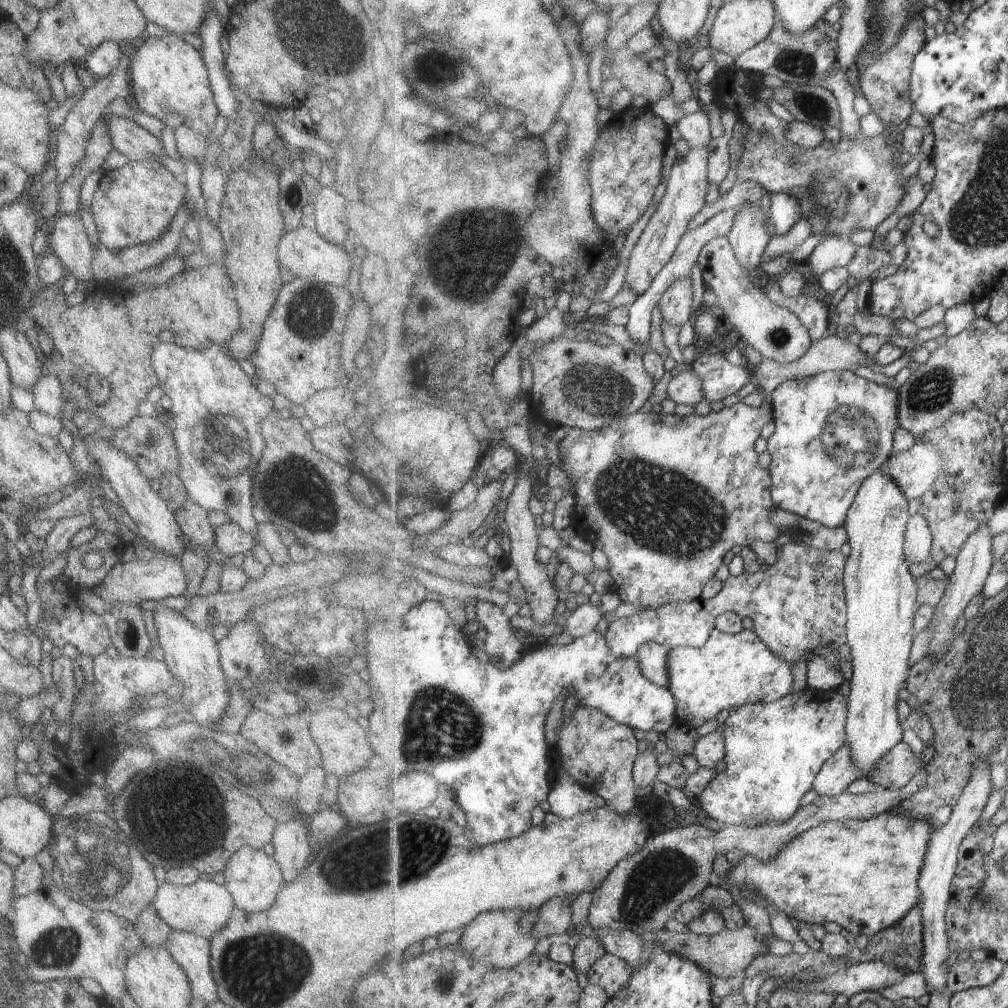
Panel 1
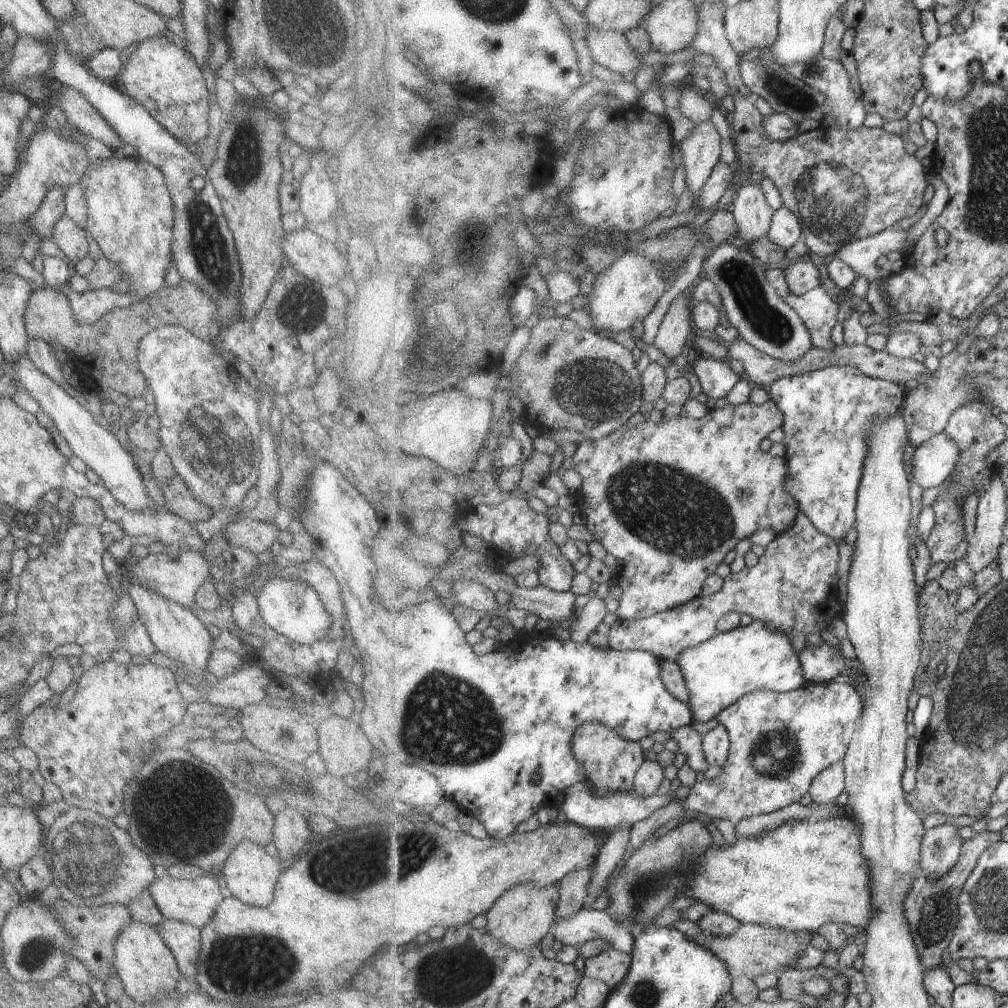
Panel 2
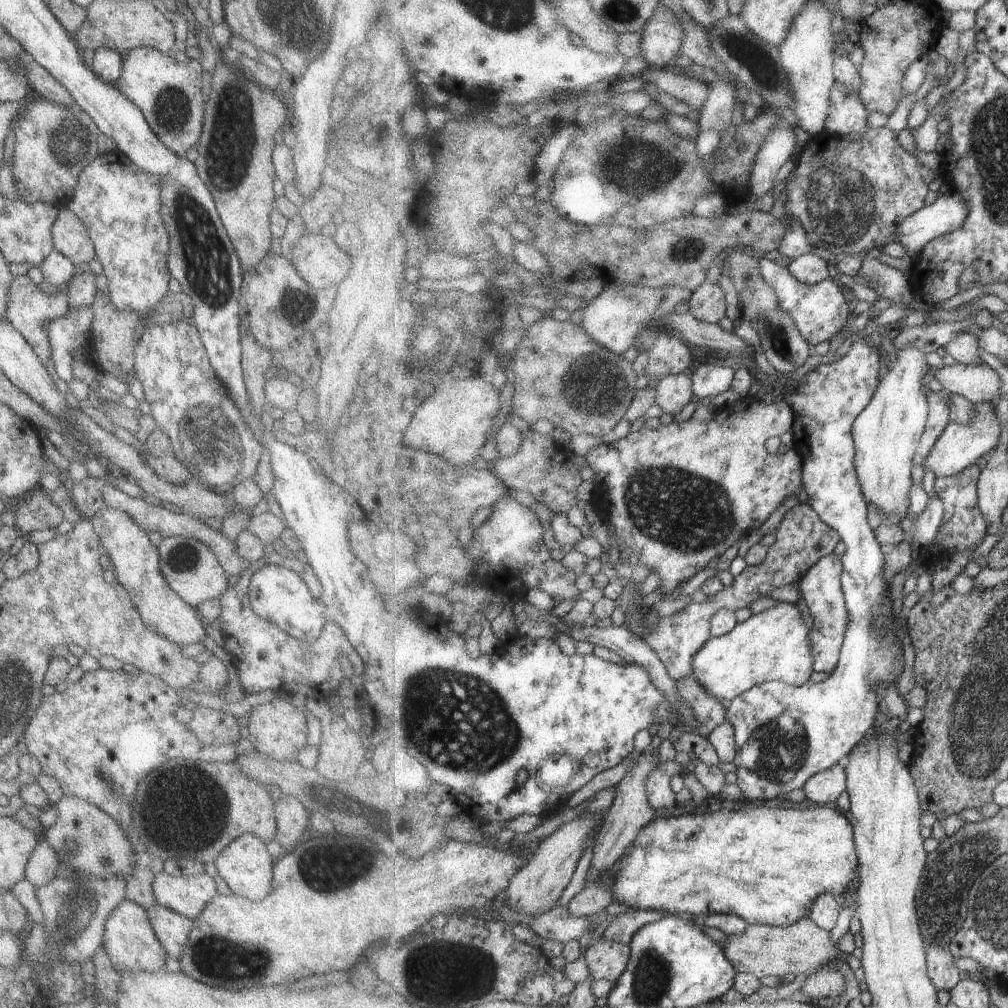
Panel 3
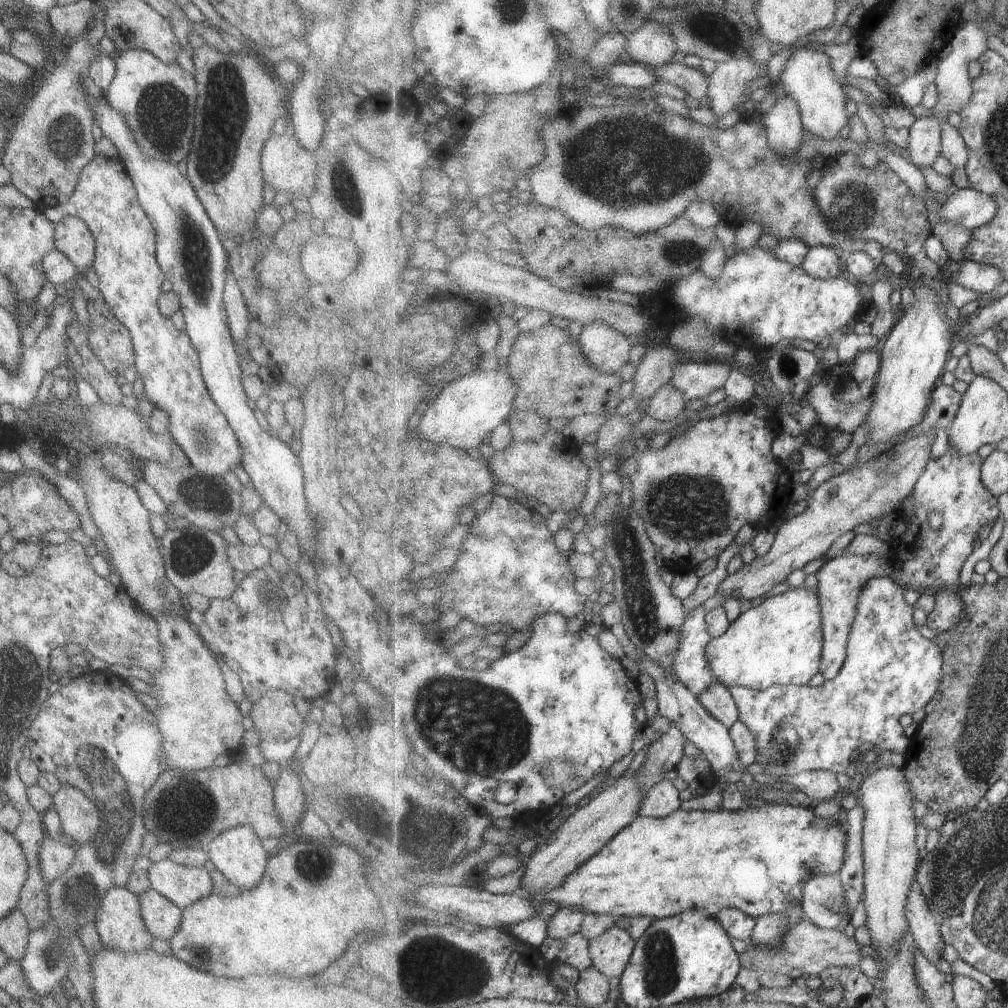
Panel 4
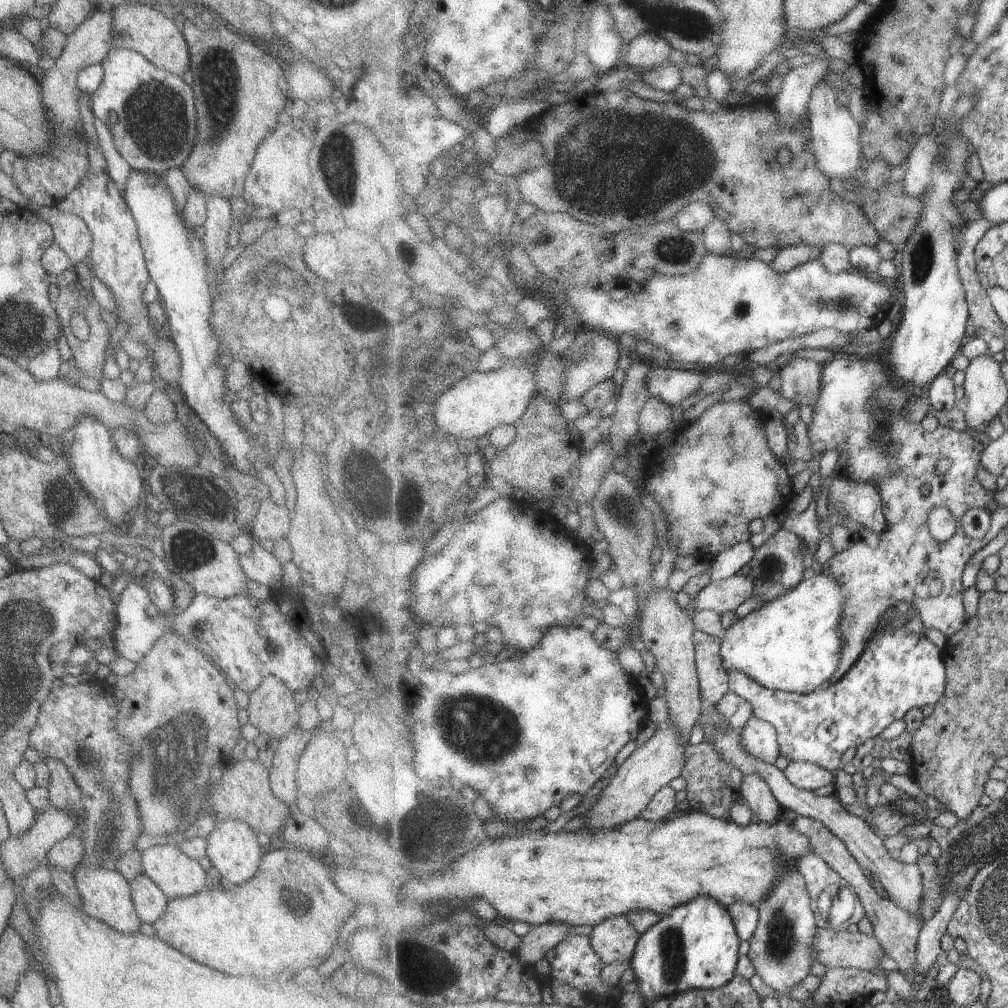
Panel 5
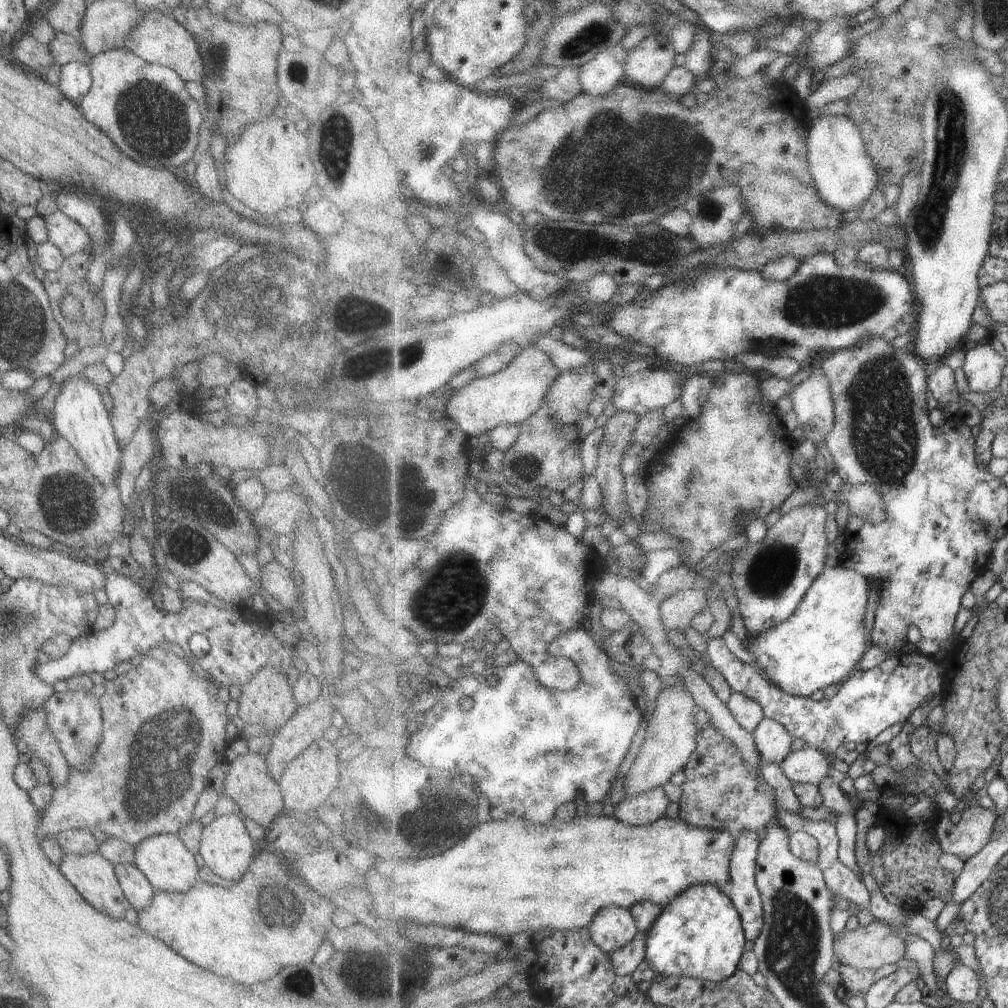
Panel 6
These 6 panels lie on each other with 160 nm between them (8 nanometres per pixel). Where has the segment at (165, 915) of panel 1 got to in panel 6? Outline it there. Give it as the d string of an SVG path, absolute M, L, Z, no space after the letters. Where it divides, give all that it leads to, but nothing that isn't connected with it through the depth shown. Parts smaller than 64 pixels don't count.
M159 833L151 835L134 847L133 862L137 870L143 874L147 882L156 891L171 891L182 893L189 890L197 877L197 866L193 853L183 846L176 834Z

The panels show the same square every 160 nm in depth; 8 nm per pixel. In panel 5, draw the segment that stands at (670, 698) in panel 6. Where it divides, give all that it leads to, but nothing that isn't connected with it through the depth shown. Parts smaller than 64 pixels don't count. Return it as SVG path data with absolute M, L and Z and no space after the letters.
M675 722L659 725L646 743L636 748L617 769L610 783L602 790L600 799L586 813L589 830L609 830L632 822L650 806L651 800L672 781L682 777L687 764L687 745Z

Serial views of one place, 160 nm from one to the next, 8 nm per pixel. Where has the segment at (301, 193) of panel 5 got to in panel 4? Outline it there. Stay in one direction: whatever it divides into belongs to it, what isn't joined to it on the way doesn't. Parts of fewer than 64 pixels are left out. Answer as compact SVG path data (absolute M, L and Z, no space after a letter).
M289 130L281 135L271 132L261 147L261 176L276 195L279 190L311 190L315 162L313 156L295 142Z

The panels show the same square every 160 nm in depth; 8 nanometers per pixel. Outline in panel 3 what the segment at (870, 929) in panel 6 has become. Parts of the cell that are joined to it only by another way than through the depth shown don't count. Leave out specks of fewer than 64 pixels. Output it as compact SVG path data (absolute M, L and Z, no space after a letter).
M809 917L802 918L799 922L788 927L771 926L764 924L748 924L743 934L730 936L724 943L719 943L726 952L727 958L731 964L736 968L738 973L753 973L759 978L763 976L779 976L785 978L787 974L811 976L814 972L823 969L827 966L829 961L844 958L848 954L842 954L839 950L841 944L839 941L835 942L833 934L828 930L821 928L818 924L813 922Z

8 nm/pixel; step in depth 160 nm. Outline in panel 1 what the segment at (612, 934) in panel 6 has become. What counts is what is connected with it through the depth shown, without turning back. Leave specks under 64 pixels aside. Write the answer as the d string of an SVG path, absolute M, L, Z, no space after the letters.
M606 953L603 958L593 963L587 976L591 985L605 989L608 997L612 999L631 984L633 973L634 970L628 962L614 954Z

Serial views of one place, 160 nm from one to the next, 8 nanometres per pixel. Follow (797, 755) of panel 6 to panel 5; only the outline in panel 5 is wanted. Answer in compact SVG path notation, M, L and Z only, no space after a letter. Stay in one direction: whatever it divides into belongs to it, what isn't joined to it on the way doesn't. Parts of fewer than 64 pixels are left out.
M801 760L789 763L784 772L796 788L810 792L815 792L829 784L834 785L836 782L835 772L811 762L801 762Z

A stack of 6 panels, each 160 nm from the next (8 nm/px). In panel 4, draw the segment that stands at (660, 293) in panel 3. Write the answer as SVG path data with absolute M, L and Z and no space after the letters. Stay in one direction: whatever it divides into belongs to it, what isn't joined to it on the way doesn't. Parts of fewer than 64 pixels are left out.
M599 321L583 326L578 340L582 346L582 351L588 356L594 367L597 367L603 373L617 374L629 362L631 346L636 339L623 334L608 322Z

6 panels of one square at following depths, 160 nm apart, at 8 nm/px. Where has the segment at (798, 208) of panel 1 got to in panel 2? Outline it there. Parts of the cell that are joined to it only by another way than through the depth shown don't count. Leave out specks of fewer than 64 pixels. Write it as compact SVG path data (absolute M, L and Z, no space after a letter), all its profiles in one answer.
M783 204L780 209L774 211L767 235L775 244L787 250L803 238L802 234L801 221L790 208Z

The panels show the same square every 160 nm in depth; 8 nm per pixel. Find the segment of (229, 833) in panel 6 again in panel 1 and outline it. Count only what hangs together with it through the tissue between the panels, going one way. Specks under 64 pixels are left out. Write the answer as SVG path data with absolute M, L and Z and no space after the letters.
M241 846L228 858L223 869L222 885L231 895L233 904L239 910L258 913L269 908L280 889L282 874L272 855L263 853L262 849Z

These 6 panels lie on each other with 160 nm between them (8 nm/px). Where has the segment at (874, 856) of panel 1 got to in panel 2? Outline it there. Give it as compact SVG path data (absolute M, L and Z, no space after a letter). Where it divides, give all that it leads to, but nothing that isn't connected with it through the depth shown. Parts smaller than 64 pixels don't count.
M849 815L813 823L792 820L763 837L743 837L730 846L710 847L698 861L696 875L683 896L699 900L713 911L730 914L742 923L819 932L824 924L845 922L864 931L876 915L876 908L871 869L862 851L862 832L862 824Z

